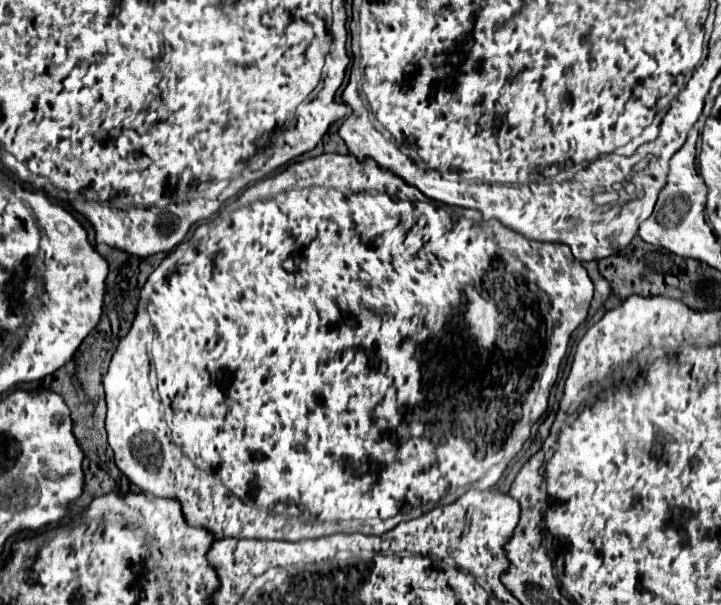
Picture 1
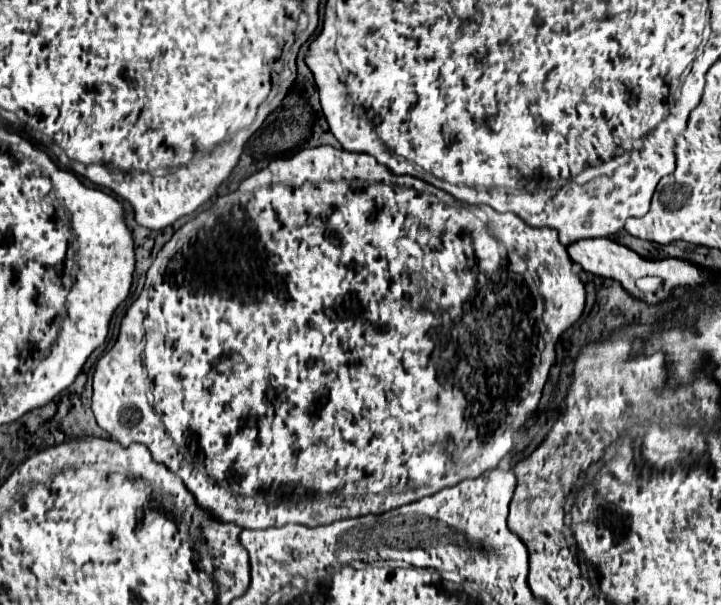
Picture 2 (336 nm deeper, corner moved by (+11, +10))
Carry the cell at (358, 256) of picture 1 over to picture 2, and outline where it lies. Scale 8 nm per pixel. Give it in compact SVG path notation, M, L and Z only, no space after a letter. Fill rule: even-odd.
M322 145L322 147L314 147L314 149L302 149L298 153L294 153L288 159L276 159L270 161L268 167L256 171L254 175L246 177L240 187L228 195L218 197L210 209L200 211L200 217L188 221L186 225L182 225L172 239L160 249L158 257L154 259L152 267L148 269L146 275L146 315L144 315L144 291L140 293L140 297L132 303L132 307L126 311L122 325L120 325L120 335L116 345L104 355L100 357L100 361L96 363L96 371L94 371L94 395L92 395L92 411L94 417L98 421L98 425L102 429L106 429L118 443L122 443L124 447L130 443L142 443L150 449L154 461L164 463L174 475L178 475L182 479L182 483L186 485L186 489L196 497L196 503L202 509L210 509L220 521L224 523L236 523L244 529L266 529L266 527L282 527L286 523L300 523L300 525L308 525L308 527L316 527L316 525L326 525L338 519L348 519L348 517L362 517L368 513L384 513L388 509L396 509L402 507L406 503L414 503L422 497L434 495L444 487L452 487L456 483L460 483L466 477L478 477L488 469L494 469L504 455L510 451L514 439L518 437L518 433L524 429L528 413L536 411L540 395L542 395L542 387L548 379L550 367L556 363L556 343L558 337L570 329L582 315L584 311L584 299L586 299L586 291L584 285L580 283L578 275L572 273L572 261L566 253L566 247L560 245L558 241L558 231L556 229L534 229L530 225L526 225L518 215L514 213L498 213L494 209L490 209L487 205L470 205L458 201L458 199L448 199L442 197L442 193L438 193L436 189L432 189L432 185L422 183L420 179L414 179L410 175L394 175L392 171L388 171L384 165L376 163L374 157L364 155L364 153L350 153L344 149L336 149L330 145ZM362 179L372 179L372 181L362 181ZM424 185L424 189L420 187ZM418 187L418 189L416 189ZM482 216L482 217L480 217ZM488 275L488 281L484 281ZM492 275L492 279L490 279ZM478 279L478 283L476 283ZM488 283L488 285L484 285ZM484 287L490 287L490 293L484 293ZM492 301L496 301L496 309L492 309ZM508 389L508 391L506 391ZM150 391L150 393L148 393ZM508 393L508 395L506 395ZM392 497L392 501L390 501ZM392 503L392 507L390 507Z

